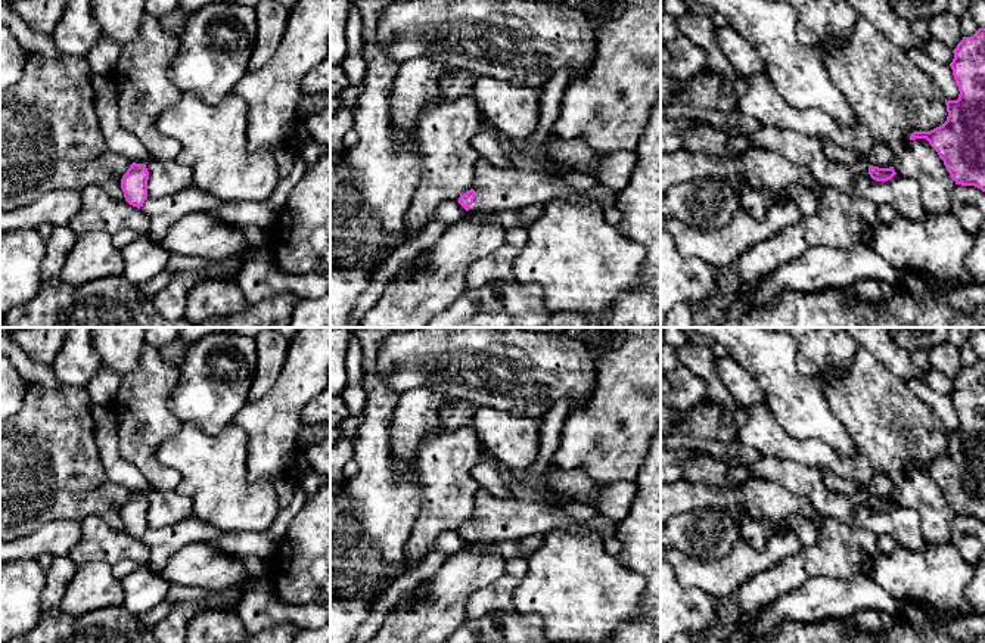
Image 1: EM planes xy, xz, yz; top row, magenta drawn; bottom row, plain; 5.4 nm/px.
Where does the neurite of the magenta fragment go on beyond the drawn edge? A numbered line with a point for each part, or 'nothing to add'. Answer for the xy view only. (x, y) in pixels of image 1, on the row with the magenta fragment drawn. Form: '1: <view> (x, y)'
1: xy (162, 213)

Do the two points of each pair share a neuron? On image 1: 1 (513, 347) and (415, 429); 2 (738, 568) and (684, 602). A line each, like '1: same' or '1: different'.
1: different
2: different

